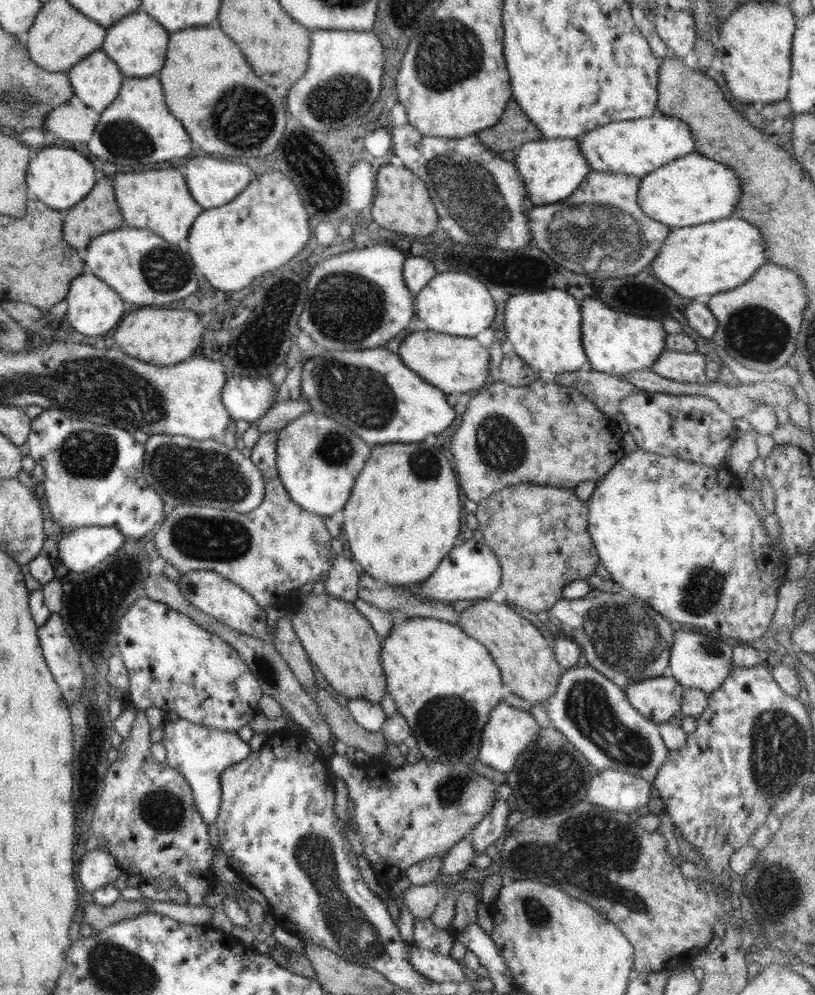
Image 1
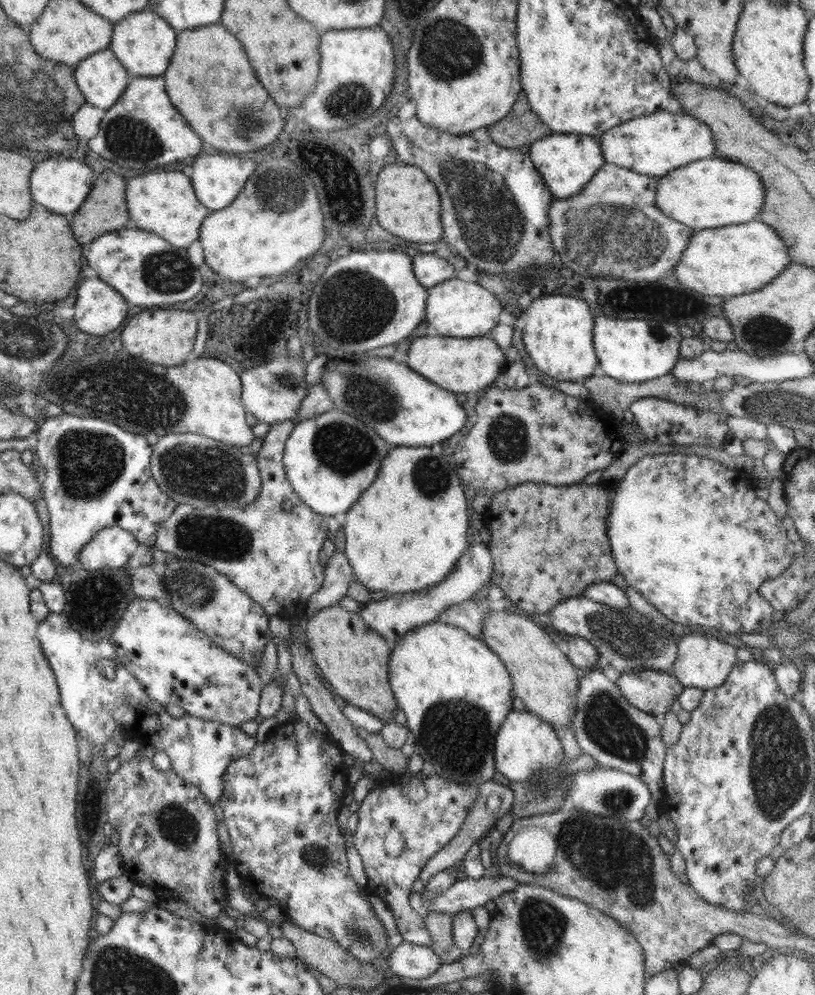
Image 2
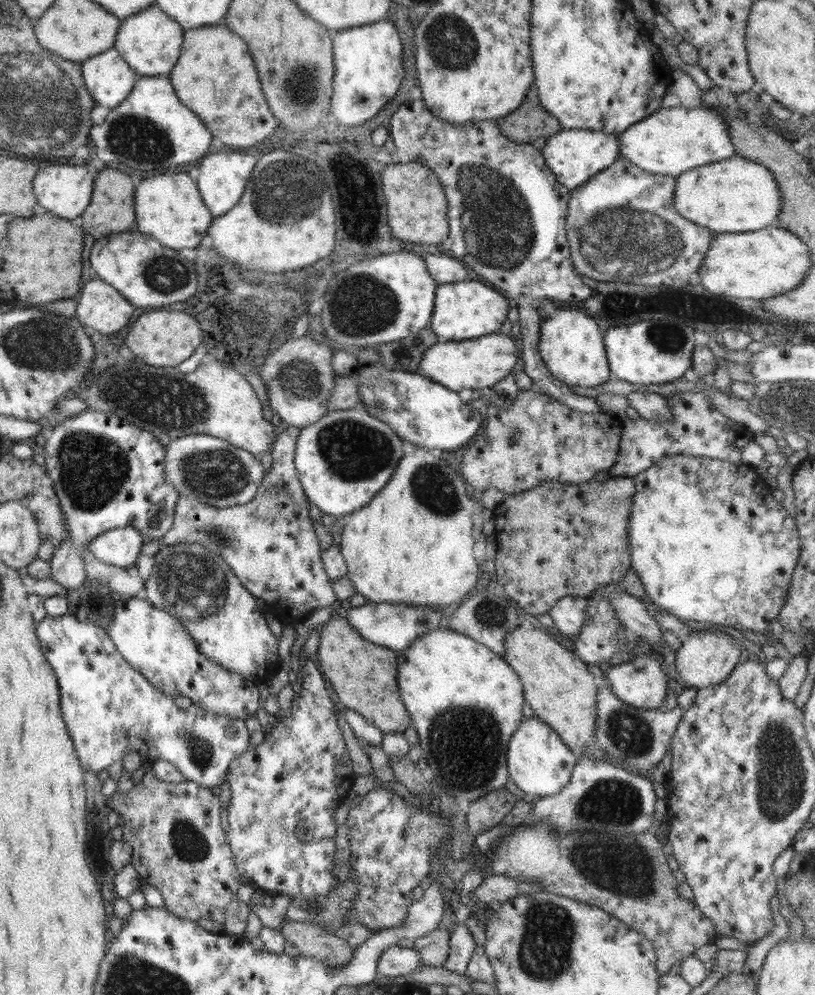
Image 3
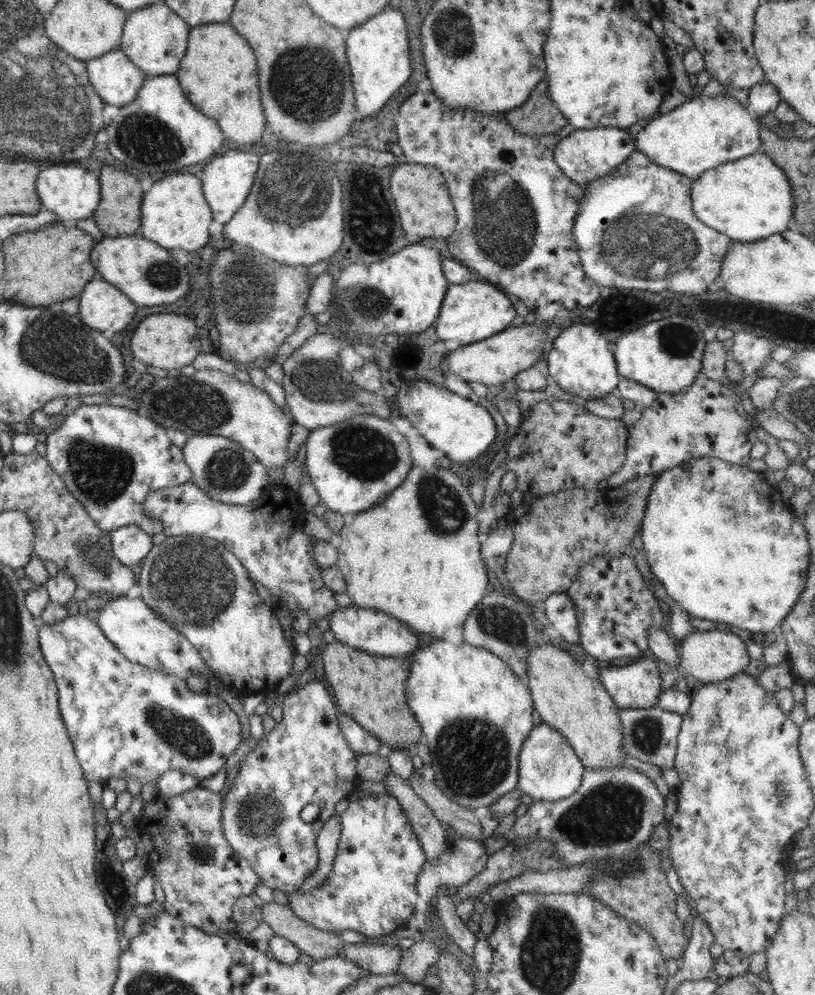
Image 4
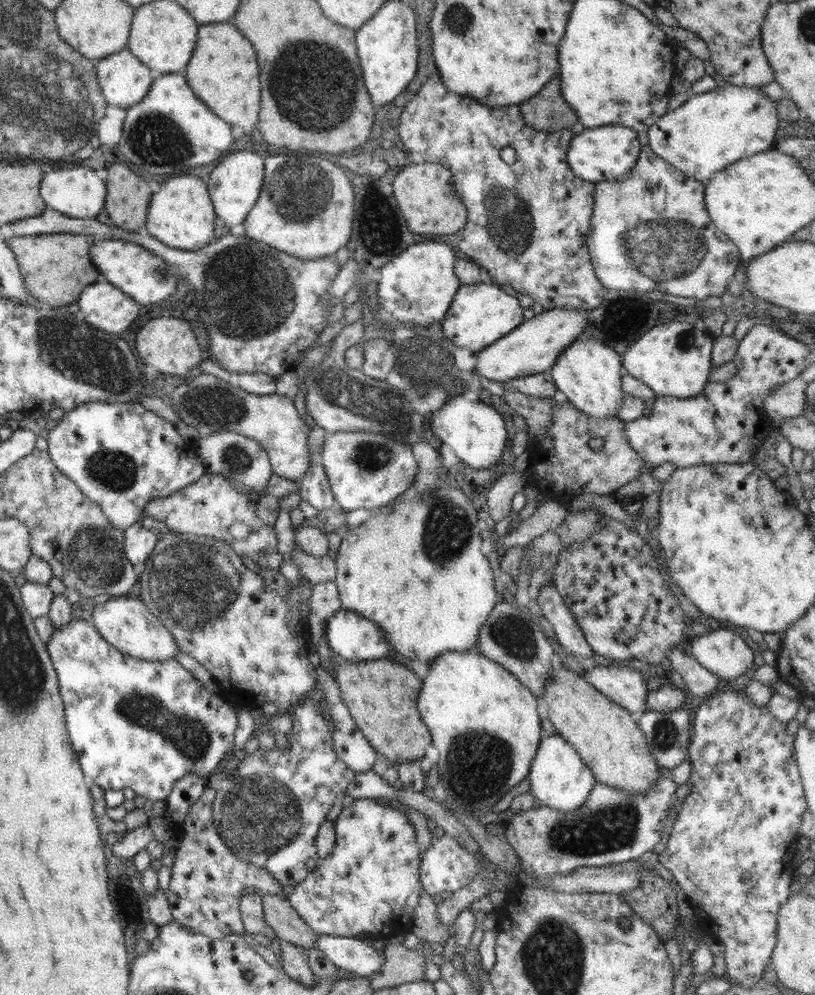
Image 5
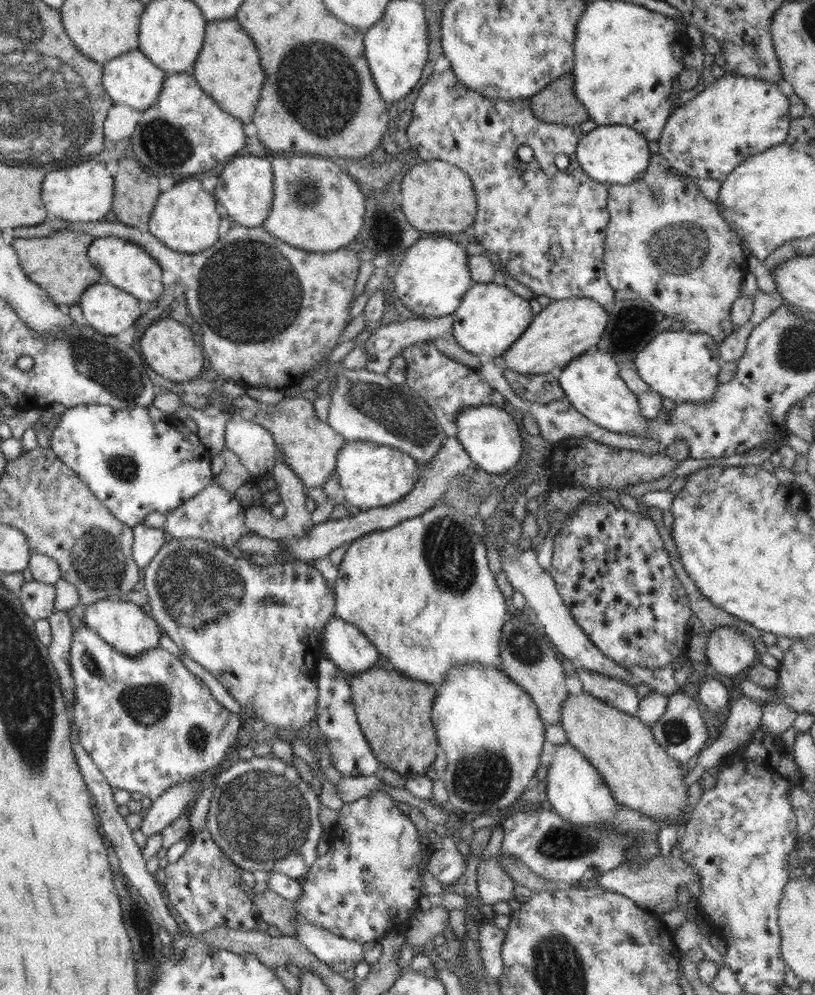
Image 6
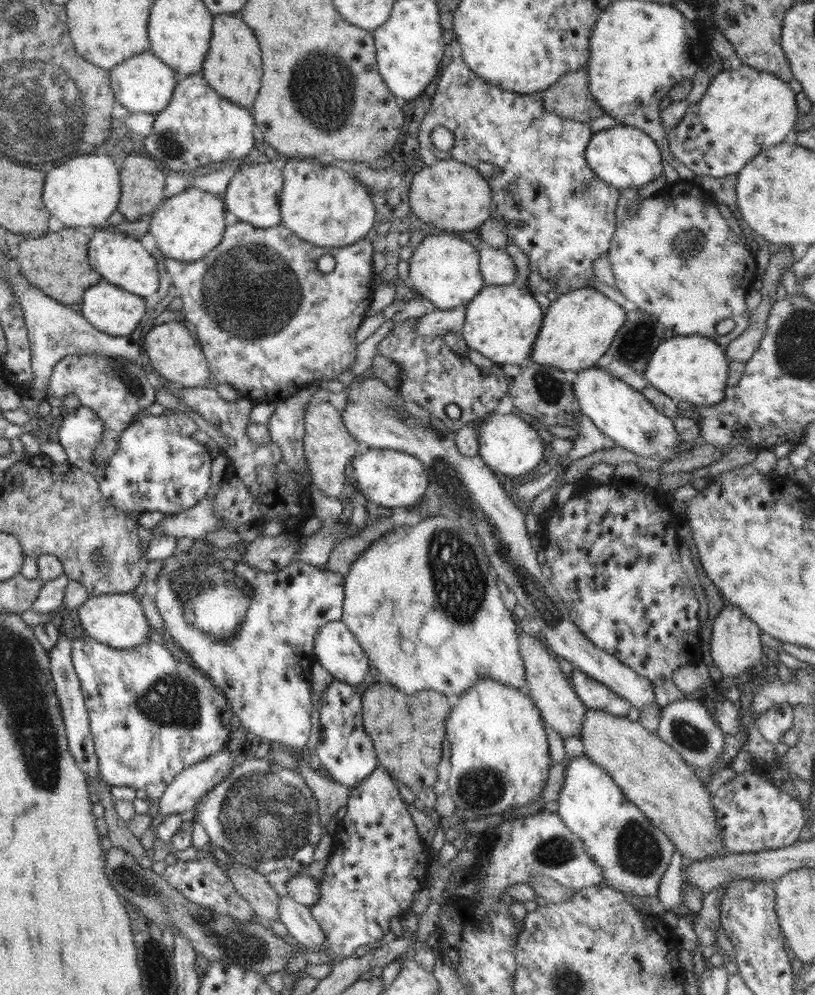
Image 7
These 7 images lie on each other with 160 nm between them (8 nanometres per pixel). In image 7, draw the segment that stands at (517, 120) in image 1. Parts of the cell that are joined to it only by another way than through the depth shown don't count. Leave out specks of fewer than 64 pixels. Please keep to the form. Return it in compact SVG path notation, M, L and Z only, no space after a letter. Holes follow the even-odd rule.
M586 67L562 76L555 86L542 91L542 103L546 111L582 123L589 123L605 114L590 95Z

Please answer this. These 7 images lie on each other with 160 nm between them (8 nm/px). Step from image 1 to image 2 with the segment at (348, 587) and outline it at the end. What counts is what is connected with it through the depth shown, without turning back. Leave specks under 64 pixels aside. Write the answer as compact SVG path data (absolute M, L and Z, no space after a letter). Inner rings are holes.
M334 552L325 567L324 584L318 595L310 596L308 612L310 618L323 608L336 605L348 593L348 586L355 580L352 566L342 552Z

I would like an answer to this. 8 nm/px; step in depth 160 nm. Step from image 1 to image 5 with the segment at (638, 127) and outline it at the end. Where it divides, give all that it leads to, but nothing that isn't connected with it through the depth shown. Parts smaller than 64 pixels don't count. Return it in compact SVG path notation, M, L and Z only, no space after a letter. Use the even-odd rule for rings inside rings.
M726 84L724 88L715 88L712 91L706 91L702 94L691 94L690 98L682 104L676 110L669 111L667 114L664 114L662 118L656 121L652 126L649 126L648 130L648 144L650 145L650 149L656 156L662 158L666 162L670 163L674 168L677 168L680 172L686 174L690 178L706 182L710 180L715 172L724 170L724 168L728 167L729 164L732 164L740 159L745 159L746 157L750 157L753 155L758 155L759 153L770 151L775 148L776 144L776 131L778 128L778 109L774 108L776 106L776 102L772 102L770 98L762 92L759 88L754 87L744 87L744 86L734 86L730 84Z

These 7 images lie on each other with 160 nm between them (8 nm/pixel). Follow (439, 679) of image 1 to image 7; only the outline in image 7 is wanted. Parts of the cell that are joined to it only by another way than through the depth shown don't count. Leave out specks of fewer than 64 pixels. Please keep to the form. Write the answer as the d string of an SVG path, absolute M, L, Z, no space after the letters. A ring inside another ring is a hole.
M476 680L476 684L458 698L458 704L451 707L445 720L445 738L450 743L451 752L451 773L446 794L452 797L458 810L476 818L503 814L534 802L538 796L542 796L541 792L552 766L548 739L544 732L545 722L540 711L528 695L496 681Z

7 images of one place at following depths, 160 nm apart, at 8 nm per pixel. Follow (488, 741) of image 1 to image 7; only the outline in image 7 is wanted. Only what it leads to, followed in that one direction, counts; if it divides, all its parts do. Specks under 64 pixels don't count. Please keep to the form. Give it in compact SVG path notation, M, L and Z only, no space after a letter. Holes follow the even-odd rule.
M569 757L558 797L558 816L602 867L603 883L618 892L657 896L660 879L674 854L674 843L632 804L612 777L588 757Z

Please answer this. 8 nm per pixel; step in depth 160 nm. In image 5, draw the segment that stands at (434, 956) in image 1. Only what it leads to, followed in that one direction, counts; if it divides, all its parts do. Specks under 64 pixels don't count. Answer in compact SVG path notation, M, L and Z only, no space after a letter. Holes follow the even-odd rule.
M320 934L316 946L338 968L359 978L370 977L383 968L383 951L377 951L366 940Z

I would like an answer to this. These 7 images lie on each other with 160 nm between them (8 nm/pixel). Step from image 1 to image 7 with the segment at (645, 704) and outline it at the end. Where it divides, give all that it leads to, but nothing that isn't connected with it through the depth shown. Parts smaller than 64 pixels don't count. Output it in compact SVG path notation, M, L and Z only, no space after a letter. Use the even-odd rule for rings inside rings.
M573 668L569 679L574 692L588 709L604 711L619 717L626 717L628 711L632 710L626 699L620 698L610 688L593 680L579 668Z

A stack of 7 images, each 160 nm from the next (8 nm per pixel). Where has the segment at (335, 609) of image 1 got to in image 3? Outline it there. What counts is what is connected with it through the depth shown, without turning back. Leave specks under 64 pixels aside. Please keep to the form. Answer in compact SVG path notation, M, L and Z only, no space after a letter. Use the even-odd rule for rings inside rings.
M332 617L320 628L318 662L323 676L332 684L341 706L355 710L383 733L402 733L412 726L410 713L400 697L397 681L398 652L372 644L350 628L346 617Z

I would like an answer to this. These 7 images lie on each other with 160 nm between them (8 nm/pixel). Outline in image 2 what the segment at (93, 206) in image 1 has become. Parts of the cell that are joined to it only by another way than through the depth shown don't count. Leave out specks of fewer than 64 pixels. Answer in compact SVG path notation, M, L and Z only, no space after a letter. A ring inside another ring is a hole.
M108 170L108 172L102 172L100 176L97 174L95 180L96 182L93 182L86 200L82 202L82 206L78 208L78 211L74 215L69 217L74 238L76 238L80 244L90 244L101 234L124 229L131 225L124 194L124 190L126 190L126 180L124 180L122 176L110 172L110 170Z

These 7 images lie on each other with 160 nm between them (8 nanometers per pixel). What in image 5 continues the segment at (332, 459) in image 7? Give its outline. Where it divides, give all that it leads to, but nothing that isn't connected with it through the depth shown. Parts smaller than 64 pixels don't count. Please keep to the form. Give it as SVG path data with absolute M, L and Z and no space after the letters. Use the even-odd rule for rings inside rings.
M200 373L199 376L190 376L183 384L171 387L174 390L161 392L172 408L178 410L177 415L182 418L194 416L199 424L208 424L212 432L237 432L246 438L257 440L269 454L272 470L288 481L298 482L319 461L319 455L314 455L310 462L308 453L308 434L310 427L300 417L294 407L294 400L277 393L258 396L235 387L230 382L223 381L214 375ZM202 410L202 416L200 416Z

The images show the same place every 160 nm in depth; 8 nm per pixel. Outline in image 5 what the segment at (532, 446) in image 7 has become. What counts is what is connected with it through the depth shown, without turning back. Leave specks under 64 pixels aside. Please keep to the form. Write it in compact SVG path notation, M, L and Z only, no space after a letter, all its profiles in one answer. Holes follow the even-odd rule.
M461 393L447 399L438 411L432 413L432 417L428 419L428 427L430 436L436 435L442 443L450 446L454 454L470 468L496 466L508 438L504 417L495 406L480 400L468 401Z

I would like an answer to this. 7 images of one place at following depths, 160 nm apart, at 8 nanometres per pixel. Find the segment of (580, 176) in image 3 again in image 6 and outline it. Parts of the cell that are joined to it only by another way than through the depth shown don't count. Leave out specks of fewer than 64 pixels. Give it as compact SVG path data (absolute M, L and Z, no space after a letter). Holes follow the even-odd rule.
M600 125L582 136L575 157L582 170L594 180L606 184L628 184L640 180L649 165L648 141L641 133L624 125Z

